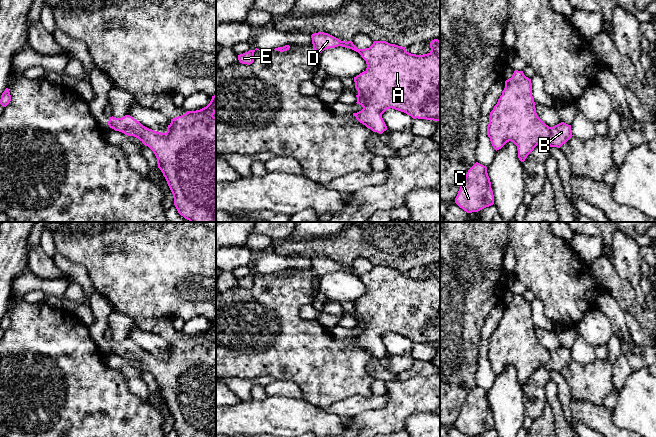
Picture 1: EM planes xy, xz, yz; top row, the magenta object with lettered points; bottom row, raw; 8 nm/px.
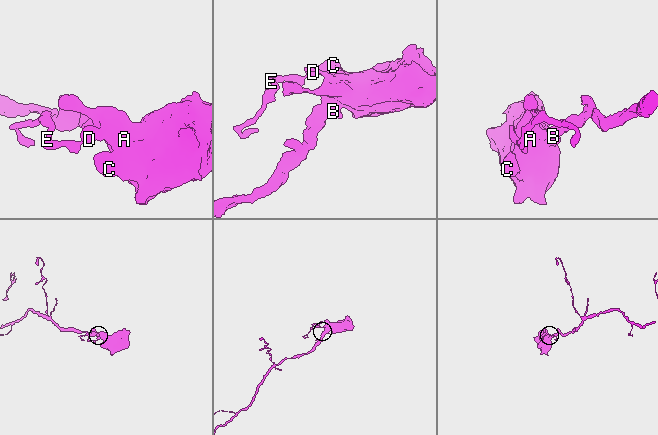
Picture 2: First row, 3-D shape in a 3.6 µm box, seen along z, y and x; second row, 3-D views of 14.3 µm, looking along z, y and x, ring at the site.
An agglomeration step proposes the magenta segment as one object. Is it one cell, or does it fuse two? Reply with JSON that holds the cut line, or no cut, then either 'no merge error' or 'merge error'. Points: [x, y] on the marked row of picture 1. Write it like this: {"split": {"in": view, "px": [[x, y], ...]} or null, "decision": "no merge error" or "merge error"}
{"split": null, "decision": "no merge error"}

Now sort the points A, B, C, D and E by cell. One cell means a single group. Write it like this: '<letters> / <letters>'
A B C D E

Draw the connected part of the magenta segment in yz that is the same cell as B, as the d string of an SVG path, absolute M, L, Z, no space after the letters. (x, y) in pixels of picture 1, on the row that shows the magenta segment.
M515 70L512 77L505 81L502 95L490 112L487 135L496 151L511 141L517 146L519 160L524 162L539 143L547 143L550 147L560 148L573 136L571 125L564 122L553 127L546 125L538 117L535 105L531 79L526 77L523 71Z

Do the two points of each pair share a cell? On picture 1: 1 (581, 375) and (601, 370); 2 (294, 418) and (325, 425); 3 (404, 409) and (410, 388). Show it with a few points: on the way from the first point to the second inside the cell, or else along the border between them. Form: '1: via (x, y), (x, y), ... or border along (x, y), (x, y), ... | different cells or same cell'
1: via (586, 375), (596, 375) | same cell
2: via (302, 418), (317, 420) | same cell
3: via (404, 404), (407, 393) | same cell

